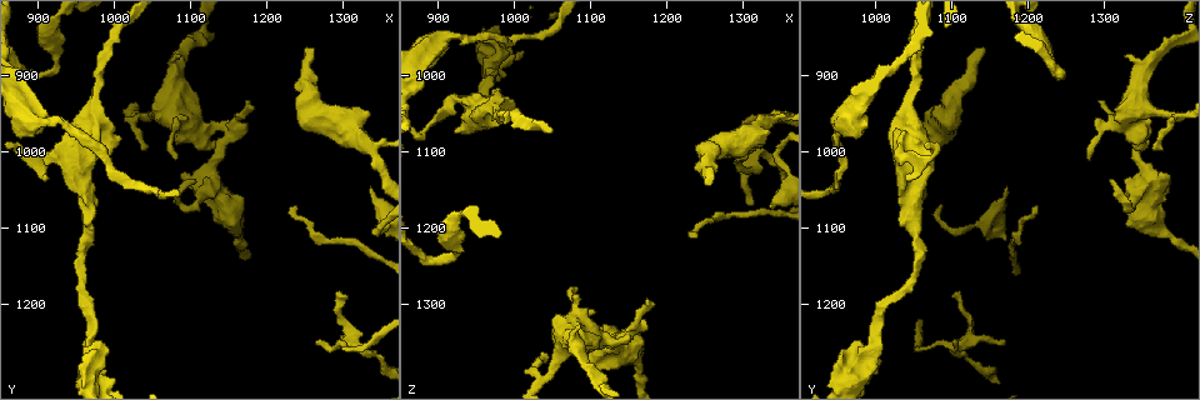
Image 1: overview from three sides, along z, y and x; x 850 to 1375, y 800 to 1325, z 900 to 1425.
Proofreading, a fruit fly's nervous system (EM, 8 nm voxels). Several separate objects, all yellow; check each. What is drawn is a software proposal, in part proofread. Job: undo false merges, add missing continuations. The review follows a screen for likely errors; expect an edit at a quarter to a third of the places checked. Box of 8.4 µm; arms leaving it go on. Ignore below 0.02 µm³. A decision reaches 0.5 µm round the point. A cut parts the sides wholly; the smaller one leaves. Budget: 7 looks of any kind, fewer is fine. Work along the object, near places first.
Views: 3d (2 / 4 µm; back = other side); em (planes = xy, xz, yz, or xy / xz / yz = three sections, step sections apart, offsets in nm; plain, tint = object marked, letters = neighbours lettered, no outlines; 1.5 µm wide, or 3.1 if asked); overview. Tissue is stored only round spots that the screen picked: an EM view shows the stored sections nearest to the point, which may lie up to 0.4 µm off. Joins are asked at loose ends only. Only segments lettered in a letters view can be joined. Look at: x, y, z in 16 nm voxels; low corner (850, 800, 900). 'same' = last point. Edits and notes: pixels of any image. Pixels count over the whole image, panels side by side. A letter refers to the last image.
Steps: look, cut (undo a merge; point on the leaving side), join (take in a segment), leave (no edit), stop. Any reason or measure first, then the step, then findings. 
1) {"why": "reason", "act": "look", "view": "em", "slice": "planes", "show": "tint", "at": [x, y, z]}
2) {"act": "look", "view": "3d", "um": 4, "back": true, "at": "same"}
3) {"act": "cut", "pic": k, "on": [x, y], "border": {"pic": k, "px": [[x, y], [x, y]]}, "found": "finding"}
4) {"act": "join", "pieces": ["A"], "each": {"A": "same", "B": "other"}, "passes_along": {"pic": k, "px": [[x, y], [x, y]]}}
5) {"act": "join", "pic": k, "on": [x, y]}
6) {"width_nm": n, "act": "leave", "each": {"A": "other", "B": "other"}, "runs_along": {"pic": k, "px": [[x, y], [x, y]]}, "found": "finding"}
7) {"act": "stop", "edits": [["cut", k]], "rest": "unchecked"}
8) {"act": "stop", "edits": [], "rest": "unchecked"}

{"why": "branch stops here", "act": "look", "view": "em", "slice": "planes", "show": "letters", "at": [1040, 1000, 1375]}

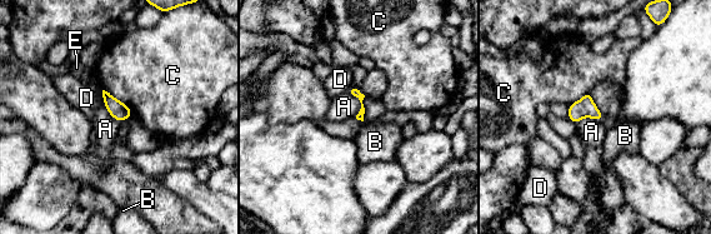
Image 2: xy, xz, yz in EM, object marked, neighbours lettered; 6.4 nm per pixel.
{"act": "leave", "each": {"A": "other", "B": "other", "C": "other", "D": "other", "E": "other"}, "border": {"pic": 2, "px": [[348, 91], [360, 103], [356, 116]]}, "found": "none of them fits"}

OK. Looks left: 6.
{"act": "look", "view": "em", "slice": "xy", "step": 8, "show": "plain", "at": [910, 895, 1240]}

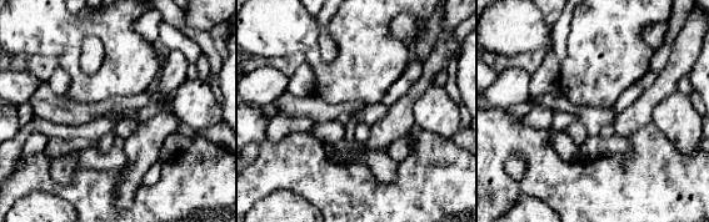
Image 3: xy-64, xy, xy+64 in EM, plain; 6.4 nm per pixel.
{"act": "look", "view": "em", "slice": "xy", "step": 8, "show": "letters", "at": "same"}

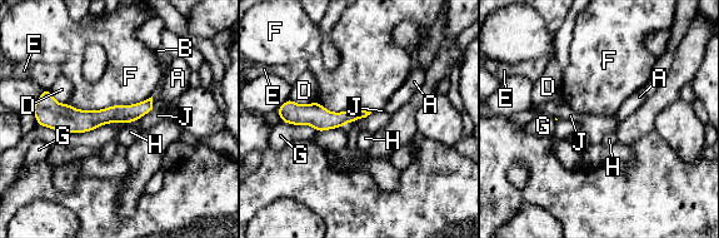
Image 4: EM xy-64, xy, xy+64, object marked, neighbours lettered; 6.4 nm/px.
{"longest_contact_nm": ["F", 550], "act": "leave", "each": {"A": "other", "B": "other", "D": "other", "E": "other", "F": "other", "G": "other", "H": "other", "J": "other"}, "border": {"pic": 4, "px": [[151, 95], [100, 109], [66, 103]]}, "found": "one cell here"}

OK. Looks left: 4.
{"why": "arms part here", "act": "look", "view": "em", "slice": "yz", "step": 8, "show": "tint", "at": [1305, 1250, 1115]}

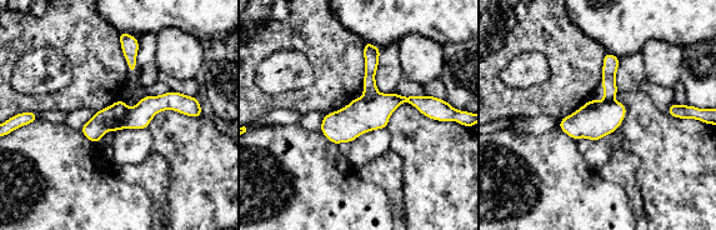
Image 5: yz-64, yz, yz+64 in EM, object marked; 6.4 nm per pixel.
{"why": "another direction", "act": "look", "view": "em", "slice": "planes", "show": "letters", "at": "same"}

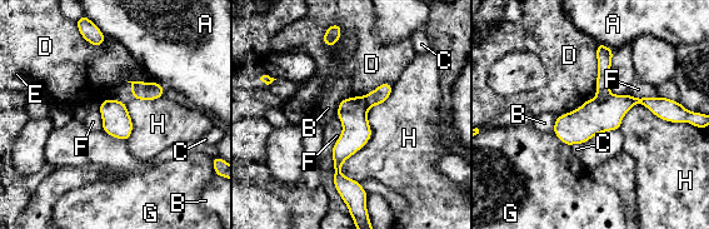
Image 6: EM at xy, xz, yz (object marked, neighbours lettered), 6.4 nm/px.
{"act": "cut", "pic": 6, "on": [604, 63], "each": {"A": "other", "B": "other", "C": "other", "D": "other", "E": "other", "F": "other", "G": "other", "H": "other"}, "part_leaving": {"pic": 6, "px": [[602, 48], [603, 78], [599, 98]]}, "found": "a second cell is stuck on"}

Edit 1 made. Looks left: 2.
{"act": "stop", "edits": [["cut", 6]], "rest": "unchecked"}

